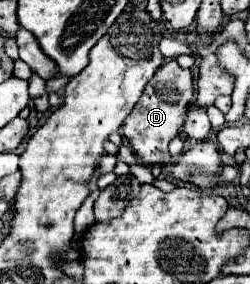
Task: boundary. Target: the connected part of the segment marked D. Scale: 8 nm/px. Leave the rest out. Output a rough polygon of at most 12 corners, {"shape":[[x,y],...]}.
{"shape":[[167,61],[123,125],[141,163],[169,163],[193,75]]}

